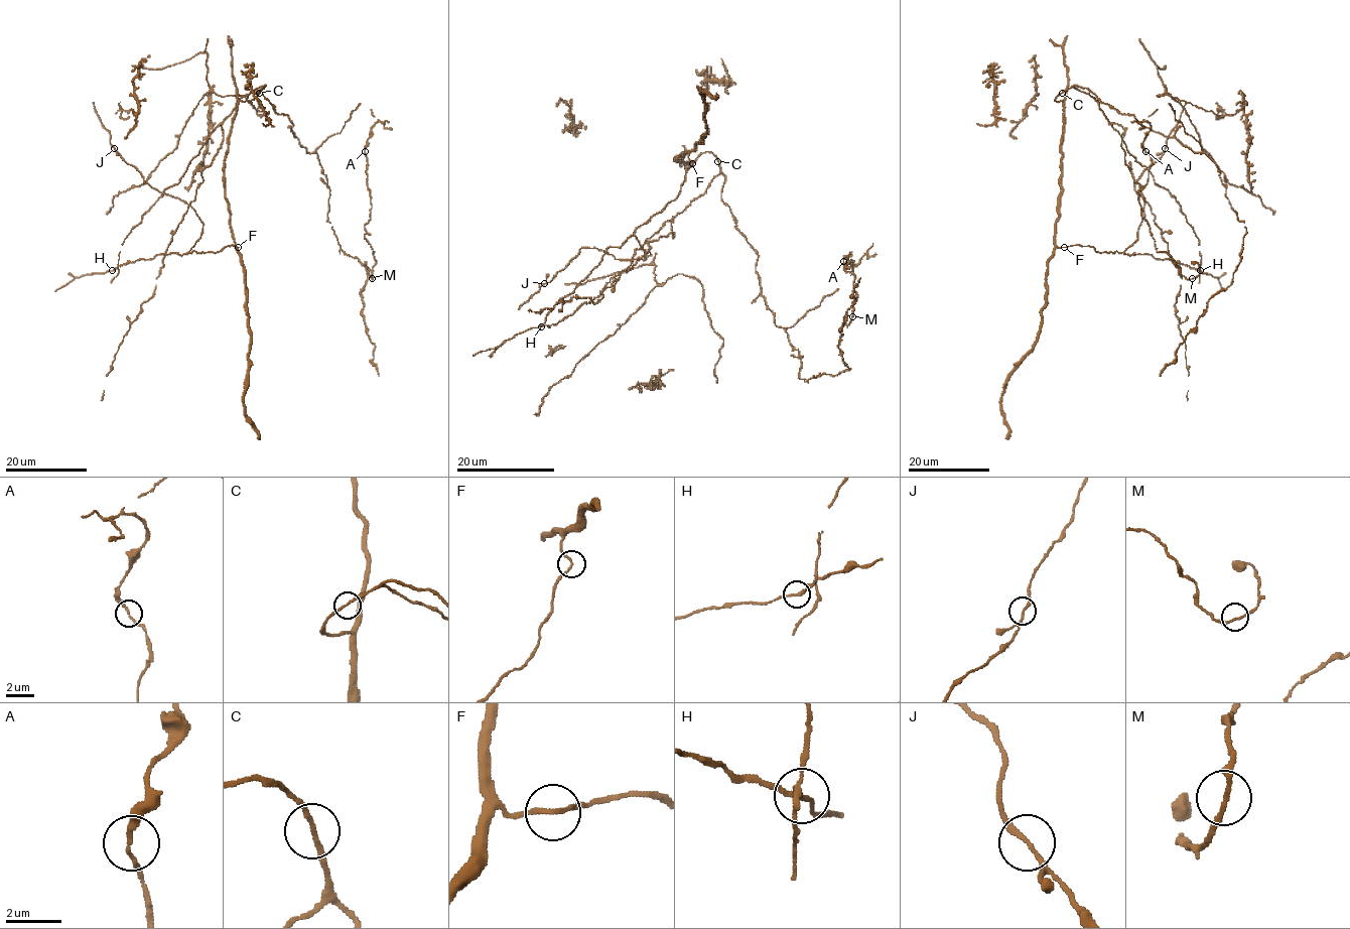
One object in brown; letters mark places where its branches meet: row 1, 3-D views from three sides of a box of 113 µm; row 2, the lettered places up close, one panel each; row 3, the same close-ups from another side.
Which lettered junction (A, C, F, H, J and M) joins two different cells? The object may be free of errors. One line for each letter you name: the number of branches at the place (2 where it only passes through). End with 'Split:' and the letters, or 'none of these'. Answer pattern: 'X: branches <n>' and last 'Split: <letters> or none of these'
Split: none of these

